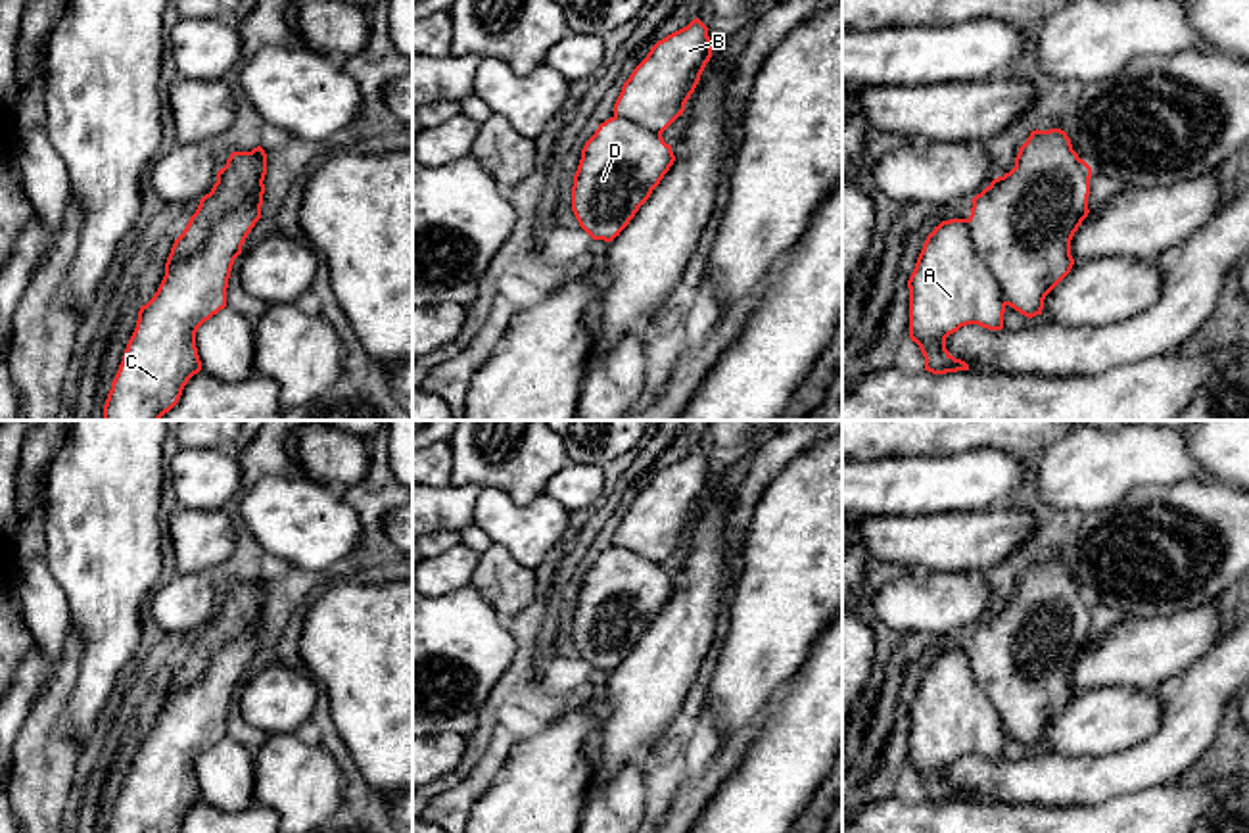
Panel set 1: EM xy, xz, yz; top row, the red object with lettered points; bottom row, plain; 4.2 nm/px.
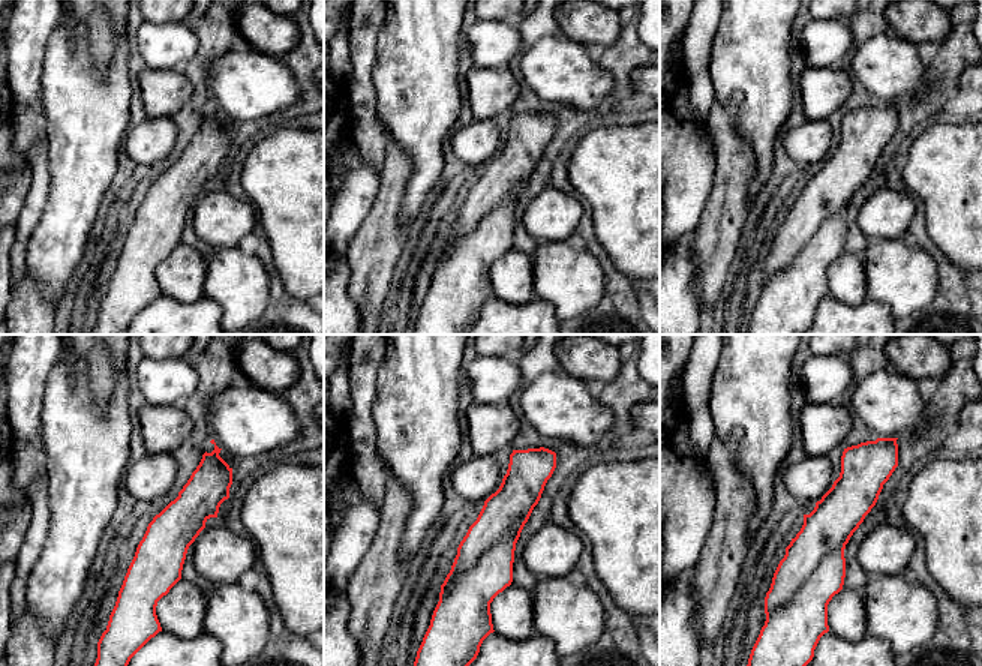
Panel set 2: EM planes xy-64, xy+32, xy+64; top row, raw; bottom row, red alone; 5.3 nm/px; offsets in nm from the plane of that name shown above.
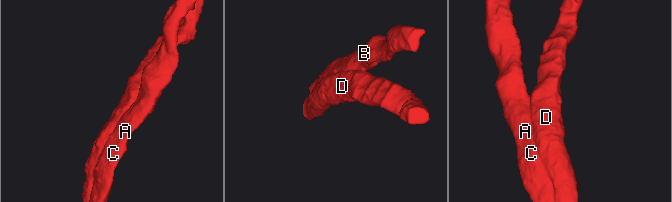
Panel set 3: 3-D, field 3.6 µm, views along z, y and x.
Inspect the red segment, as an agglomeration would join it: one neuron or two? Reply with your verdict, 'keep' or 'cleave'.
cleave

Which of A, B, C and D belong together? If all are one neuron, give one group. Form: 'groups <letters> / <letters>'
groups A B C / D

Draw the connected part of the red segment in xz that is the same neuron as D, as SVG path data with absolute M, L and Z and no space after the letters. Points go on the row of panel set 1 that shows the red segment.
M610 117L585 142L574 175L572 211L593 238L612 242L673 165L660 132Z

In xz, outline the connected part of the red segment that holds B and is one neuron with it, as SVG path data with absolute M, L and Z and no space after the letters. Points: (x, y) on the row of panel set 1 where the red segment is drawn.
M698 17L658 40L624 83L614 115L662 134L683 115L712 50Z

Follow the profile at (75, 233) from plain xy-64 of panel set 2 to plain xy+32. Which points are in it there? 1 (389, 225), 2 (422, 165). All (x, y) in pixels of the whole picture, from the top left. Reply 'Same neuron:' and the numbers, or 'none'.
Same neuron: 2

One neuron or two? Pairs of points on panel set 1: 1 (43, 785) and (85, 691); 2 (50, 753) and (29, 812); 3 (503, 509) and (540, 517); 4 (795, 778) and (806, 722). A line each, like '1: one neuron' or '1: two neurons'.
1: two neurons
2: one neuron
3: one neuron
4: one neuron

